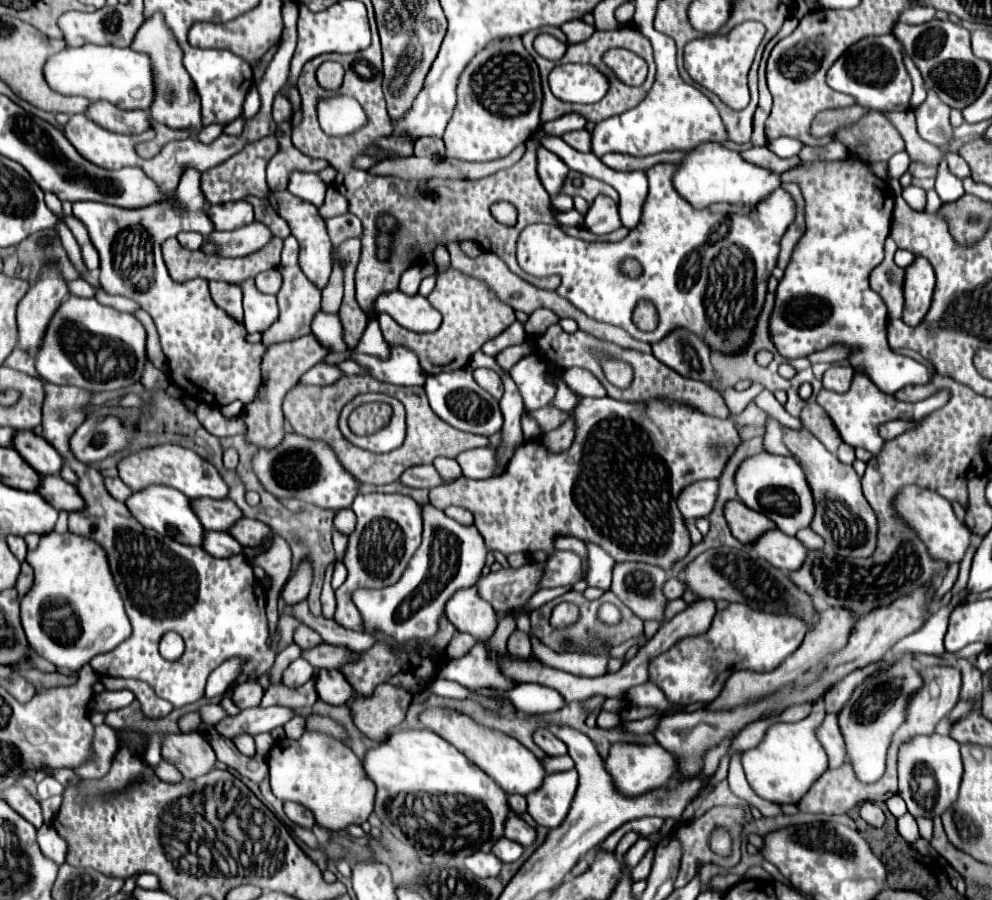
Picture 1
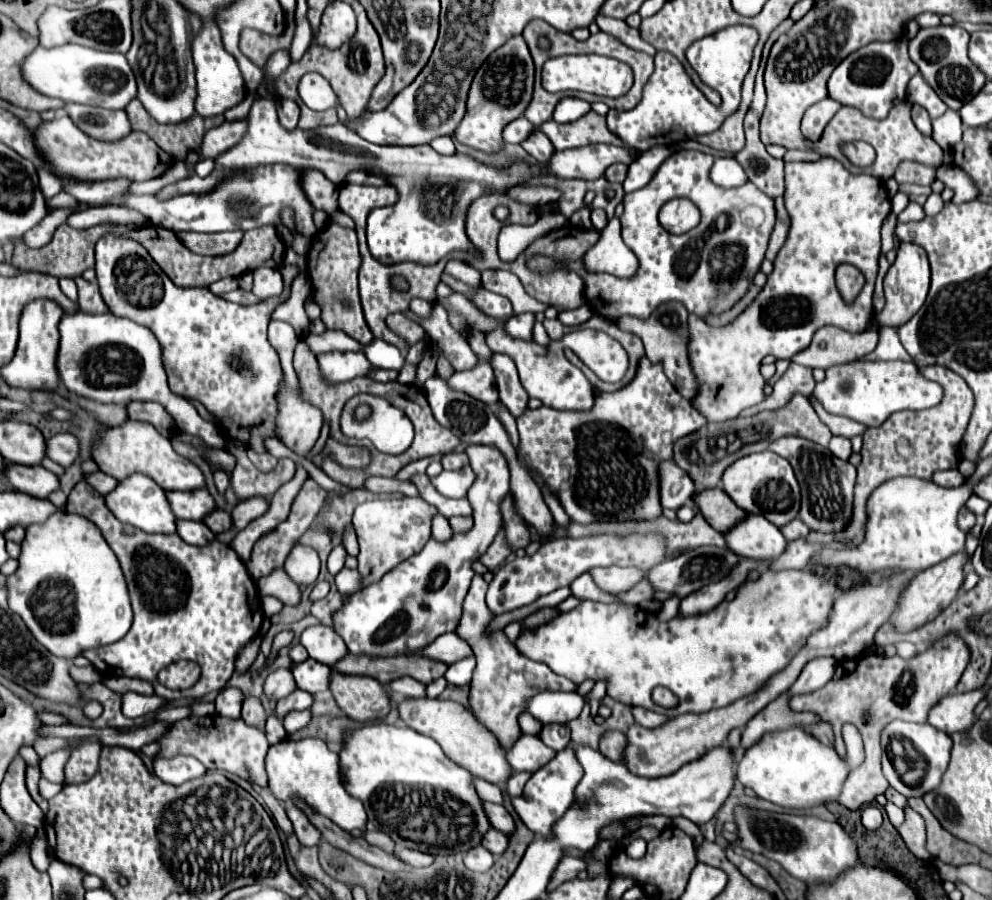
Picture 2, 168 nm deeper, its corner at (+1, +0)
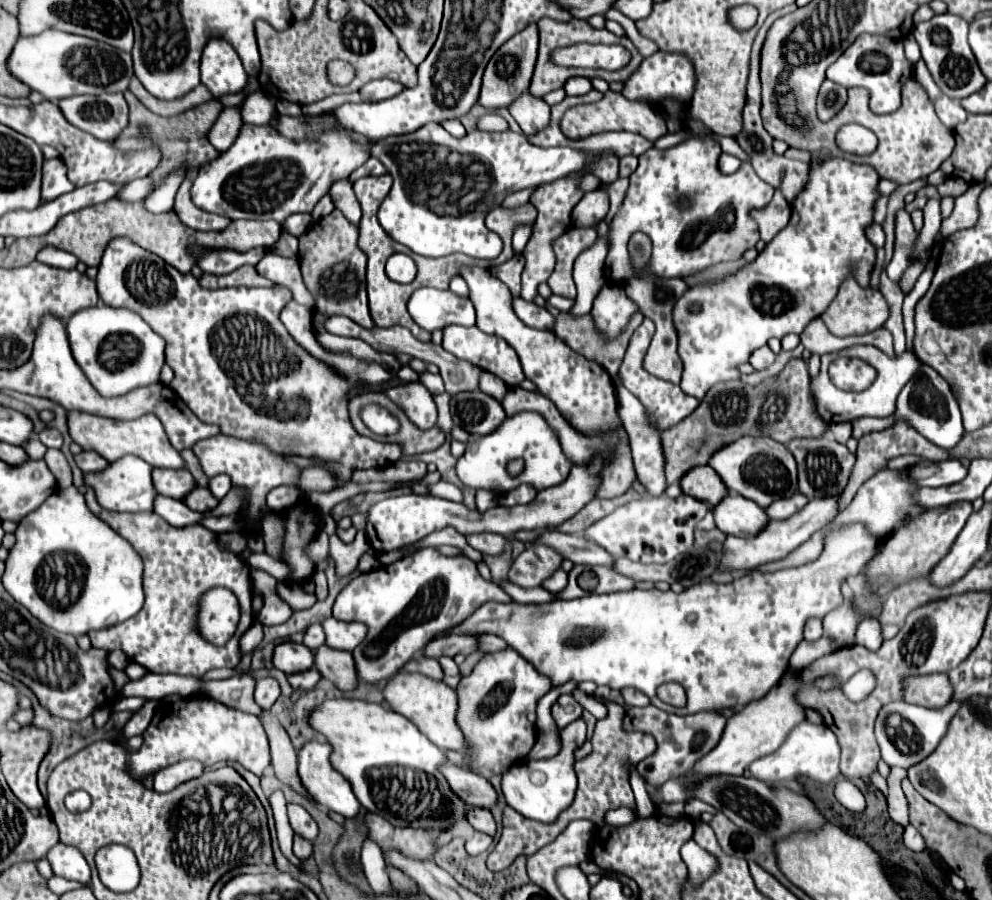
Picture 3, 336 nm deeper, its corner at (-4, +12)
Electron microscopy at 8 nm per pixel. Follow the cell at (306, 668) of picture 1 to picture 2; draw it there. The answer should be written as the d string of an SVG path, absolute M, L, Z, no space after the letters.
M277 669L267 675L263 693L267 695L269 701L279 701L287 697L295 689L295 679L291 675L291 669Z

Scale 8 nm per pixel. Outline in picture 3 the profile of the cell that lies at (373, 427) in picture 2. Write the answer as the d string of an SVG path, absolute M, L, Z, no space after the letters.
M378 403L364 405L360 409L360 419L372 433L378 433L378 435L396 435L400 431L398 417Z

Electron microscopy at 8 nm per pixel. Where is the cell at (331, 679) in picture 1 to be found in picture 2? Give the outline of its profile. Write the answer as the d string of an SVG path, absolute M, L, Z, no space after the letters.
M315 659L297 663L291 667L291 671L293 671L293 679L297 679L297 687L309 691L311 695L329 689L331 669L323 663L317 663Z

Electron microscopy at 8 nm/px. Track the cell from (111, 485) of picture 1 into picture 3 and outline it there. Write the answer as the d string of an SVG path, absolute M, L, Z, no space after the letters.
M82 451L80 455L74 455L74 459L76 459L76 465L84 473L98 473L98 471L104 471L110 465L104 457L100 457L94 451Z

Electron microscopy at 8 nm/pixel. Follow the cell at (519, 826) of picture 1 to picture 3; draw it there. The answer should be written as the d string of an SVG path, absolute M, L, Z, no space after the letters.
M446 765L442 767L444 777L448 779L452 791L464 799L468 805L472 807L484 807L490 809L492 805L496 805L498 801L498 793L492 787L492 783L488 779L484 779L482 775L476 775L468 769L456 767L456 765Z

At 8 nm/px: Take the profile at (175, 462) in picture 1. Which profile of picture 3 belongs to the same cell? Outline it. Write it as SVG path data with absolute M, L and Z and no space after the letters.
M70 411L68 413L68 429L70 429L74 443L78 443L82 449L96 451L110 463L118 461L124 455L138 455L152 467L164 467L164 469L182 469L184 467L184 459L182 459L180 451L176 451L170 445L162 421L152 413L132 419L132 421L116 421L116 419L108 419L108 417L90 415L90 413Z

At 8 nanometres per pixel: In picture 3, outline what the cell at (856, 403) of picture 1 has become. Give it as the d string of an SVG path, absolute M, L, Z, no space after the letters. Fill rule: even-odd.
M872 345L850 347L850 349L842 349L840 353L822 355L820 375L818 375L816 379L812 379L812 395L814 395L814 399L816 399L818 413L820 413L822 419L828 421L828 423L854 421L854 419L860 419L860 417L880 417L880 419L890 417L890 415L894 415L894 411L896 411L898 393L900 393L902 387L920 371L920 367L922 367L922 361L920 361L912 351L904 351L902 355L888 357L888 355L882 353L878 347L872 347ZM838 357L858 357L858 359L868 361L868 363L878 371L876 381L874 381L866 391L860 391L860 393L848 393L848 391L838 389L834 383L830 383L830 377L828 377L828 367L830 367L830 363L832 363L834 359L838 359Z

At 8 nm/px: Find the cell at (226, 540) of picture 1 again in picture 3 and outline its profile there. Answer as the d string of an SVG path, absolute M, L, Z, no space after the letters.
M158 495L154 511L156 511L160 517L164 517L170 525L174 525L174 527L200 525L200 521L204 519L204 515L202 515L202 513L192 511L184 501L166 499L166 497L162 497L162 495Z

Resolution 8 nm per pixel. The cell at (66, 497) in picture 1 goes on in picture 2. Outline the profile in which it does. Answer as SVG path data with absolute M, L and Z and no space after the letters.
M9 463L9 473L5 475L9 485L21 493L33 495L37 499L47 499L49 493L59 489L59 479L45 467L29 467L29 465L17 465Z

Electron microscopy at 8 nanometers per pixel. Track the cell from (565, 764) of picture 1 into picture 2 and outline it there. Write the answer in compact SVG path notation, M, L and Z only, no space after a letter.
M521 735L519 741L507 751L509 767L513 767L513 773L517 771L531 771L535 773L539 767L545 765L545 761L553 759L555 751L549 749L539 737Z

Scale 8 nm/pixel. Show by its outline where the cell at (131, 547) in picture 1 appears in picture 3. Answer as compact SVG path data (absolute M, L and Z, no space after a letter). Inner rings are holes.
M86 487L86 503L90 511L106 521L120 537L124 537L136 553L142 557L144 563L144 595L146 603L140 609L134 619L128 619L126 623L120 623L118 627L108 627L102 631L90 631L90 641L92 647L104 649L104 651L114 651L122 649L126 657L142 667L146 667L152 673L176 673L176 675L192 675L192 677L202 677L210 669L234 669L240 661L240 649L238 649L238 639L240 635L254 623L254 613L252 613L252 583L250 583L250 565L238 559L236 553L222 549L218 535L214 531L208 531L206 527L172 527L166 523L162 517L156 513L144 513L144 515L130 515L130 513L116 513L116 511L106 511L98 505L94 489ZM214 587L224 587L230 589L240 603L240 623L234 633L234 637L226 645L212 645L208 643L200 631L198 631L198 613L200 613L200 599L206 591Z

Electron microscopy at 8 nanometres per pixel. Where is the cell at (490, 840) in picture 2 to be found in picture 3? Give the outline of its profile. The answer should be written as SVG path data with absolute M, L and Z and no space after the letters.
M470 807L468 809L468 821L476 831L482 831L486 835L496 835L496 821L490 811L480 809L480 807Z

